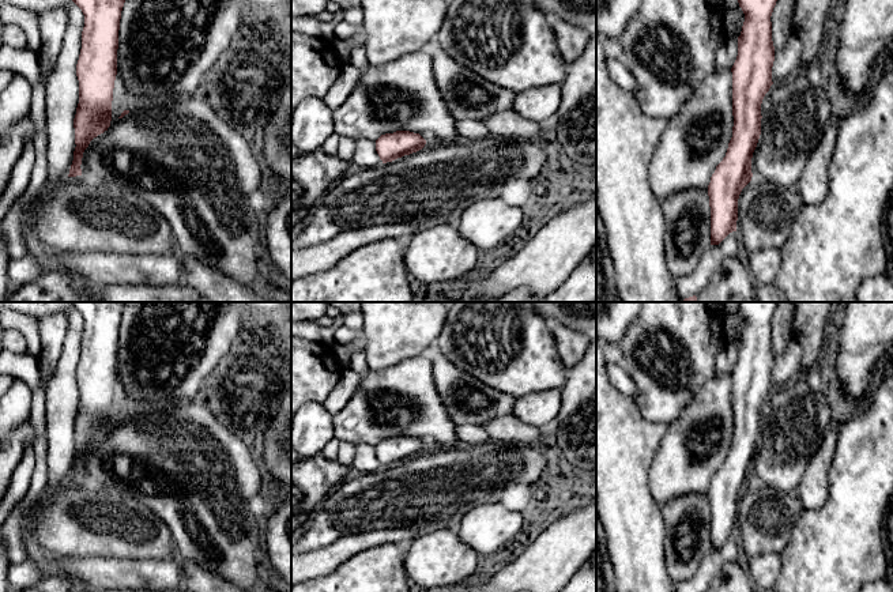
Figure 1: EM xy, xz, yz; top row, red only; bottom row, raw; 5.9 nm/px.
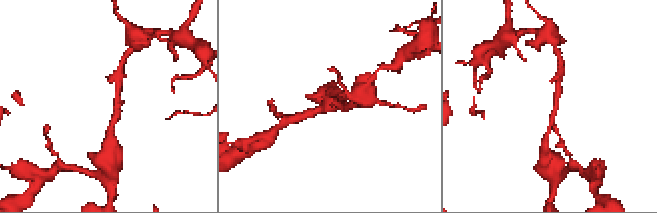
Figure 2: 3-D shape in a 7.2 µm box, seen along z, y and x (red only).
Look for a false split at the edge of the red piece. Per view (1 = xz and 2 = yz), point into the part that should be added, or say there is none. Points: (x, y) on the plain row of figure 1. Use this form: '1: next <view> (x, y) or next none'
1: next none
2: next none

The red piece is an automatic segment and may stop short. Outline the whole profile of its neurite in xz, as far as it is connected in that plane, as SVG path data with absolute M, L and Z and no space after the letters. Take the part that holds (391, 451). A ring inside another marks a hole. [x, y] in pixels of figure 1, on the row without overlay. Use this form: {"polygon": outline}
{"polygon": "M396 435L393 438L381 440L376 445L376 456L383 468L392 467L404 460L410 460L422 455L426 445L410 435Z"}

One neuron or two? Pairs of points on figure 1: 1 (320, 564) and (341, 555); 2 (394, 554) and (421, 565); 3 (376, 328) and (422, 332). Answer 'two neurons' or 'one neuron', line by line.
1: one neuron
2: two neurons
3: one neuron

